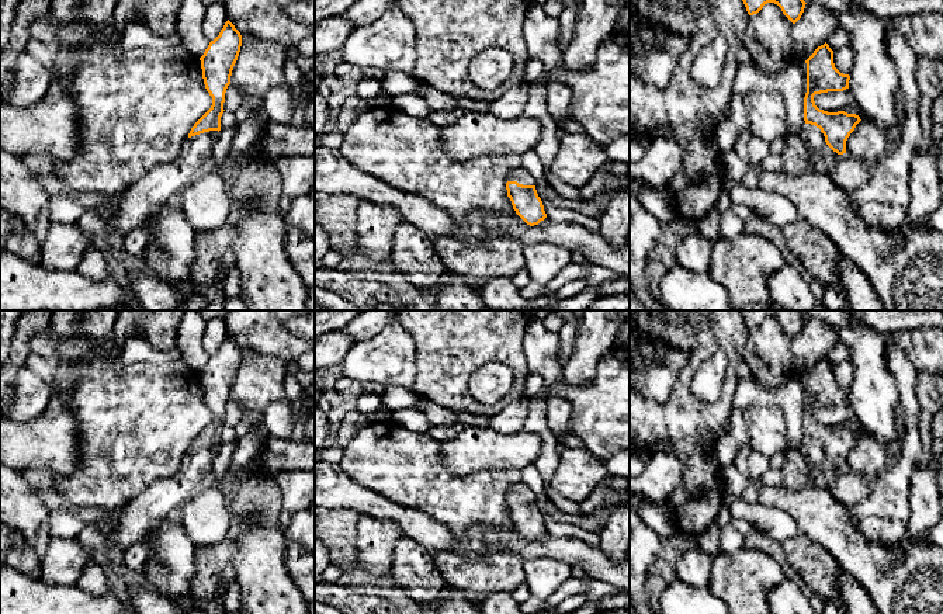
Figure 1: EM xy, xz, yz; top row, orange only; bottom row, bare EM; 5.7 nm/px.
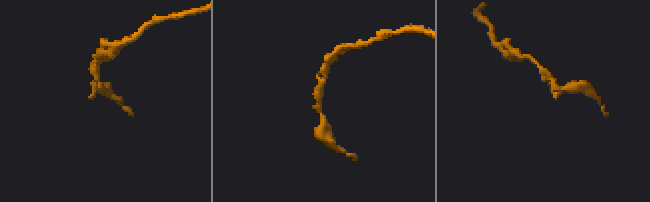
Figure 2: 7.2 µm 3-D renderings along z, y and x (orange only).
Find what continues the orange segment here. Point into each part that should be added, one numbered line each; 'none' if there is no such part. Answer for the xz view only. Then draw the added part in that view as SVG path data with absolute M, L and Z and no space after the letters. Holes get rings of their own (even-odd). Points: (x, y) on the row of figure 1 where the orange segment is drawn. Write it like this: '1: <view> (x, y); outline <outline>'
1: xz (522, 176); outline M521 167L512 171L507 176L507 181L517 181L519 184L523 184L523 185L535 185L535 180L533 178L533 176Z

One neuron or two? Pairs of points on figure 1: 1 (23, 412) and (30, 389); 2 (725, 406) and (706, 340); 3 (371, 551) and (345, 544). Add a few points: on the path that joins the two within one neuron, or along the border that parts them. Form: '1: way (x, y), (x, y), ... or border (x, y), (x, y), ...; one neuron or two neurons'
1: way (23, 406), (30, 399), (30, 395); one neuron
2: way (728, 387), (731, 380), (731, 353), (725, 347); one neuron
3: border (360, 516), (354, 565); two neurons

